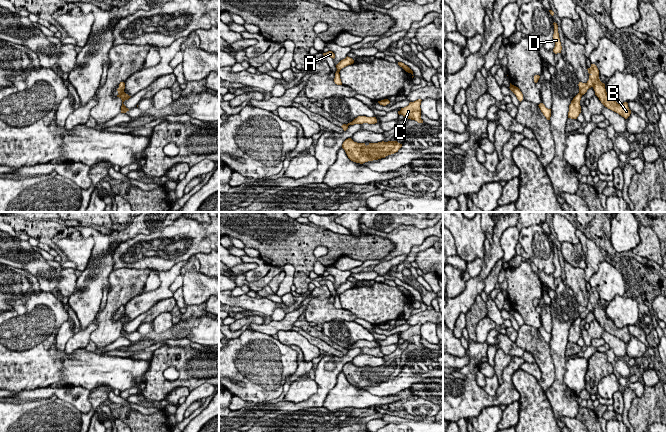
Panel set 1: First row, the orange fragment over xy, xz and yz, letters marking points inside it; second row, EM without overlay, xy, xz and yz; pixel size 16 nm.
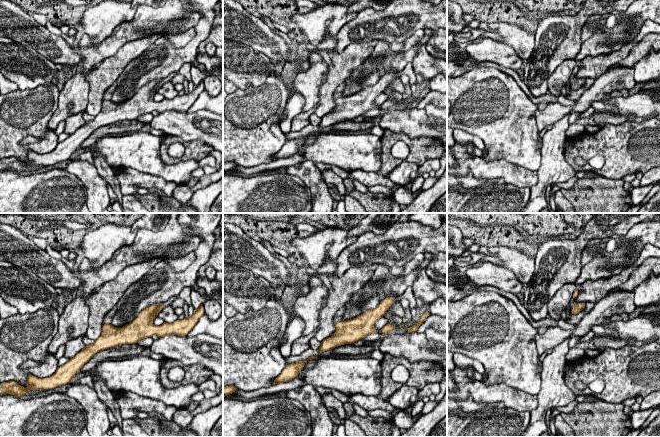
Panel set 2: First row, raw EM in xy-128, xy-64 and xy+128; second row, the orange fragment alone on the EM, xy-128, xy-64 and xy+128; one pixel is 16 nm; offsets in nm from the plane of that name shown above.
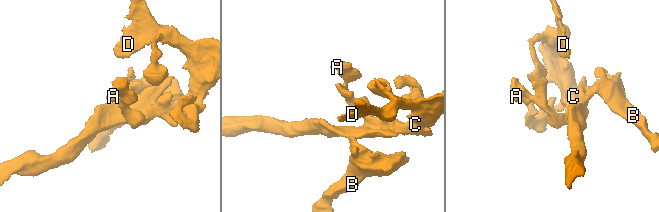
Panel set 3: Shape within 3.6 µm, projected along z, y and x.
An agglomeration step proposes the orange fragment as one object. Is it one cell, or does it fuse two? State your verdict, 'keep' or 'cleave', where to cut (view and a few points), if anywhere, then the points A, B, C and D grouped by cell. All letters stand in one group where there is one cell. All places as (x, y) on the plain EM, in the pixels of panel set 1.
cleave | xy (124, 316), (119, 318) | A C D / B

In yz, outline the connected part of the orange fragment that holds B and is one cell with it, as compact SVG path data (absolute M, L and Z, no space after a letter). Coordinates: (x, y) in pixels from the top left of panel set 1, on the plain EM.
M591 288L591 291L587 294L590 298L589 304L586 307L579 306L579 317L584 319L587 314L592 311L595 315L595 319L605 331L627 343L631 338L628 327L624 326L620 329L606 316L605 308L600 305L599 294L595 288Z

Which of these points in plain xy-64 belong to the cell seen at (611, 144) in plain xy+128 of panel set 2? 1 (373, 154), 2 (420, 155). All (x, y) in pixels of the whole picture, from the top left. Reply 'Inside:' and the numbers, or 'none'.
Inside: 2

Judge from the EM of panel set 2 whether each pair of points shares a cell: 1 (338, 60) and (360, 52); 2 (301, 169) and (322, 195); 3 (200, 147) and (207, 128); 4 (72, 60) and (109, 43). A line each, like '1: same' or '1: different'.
1: same
2: same
3: different
4: different

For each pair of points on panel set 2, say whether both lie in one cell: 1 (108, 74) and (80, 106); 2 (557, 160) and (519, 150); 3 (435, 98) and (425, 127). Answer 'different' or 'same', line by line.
1: different
2: different
3: different

